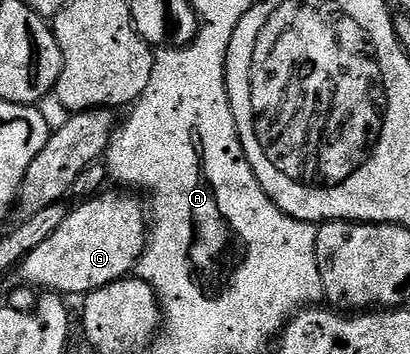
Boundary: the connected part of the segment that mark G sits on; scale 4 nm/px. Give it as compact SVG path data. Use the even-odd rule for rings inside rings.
M103 192L87 198L66 215L64 224L20 263L21 281L42 292L59 296L85 296L116 280L127 277L137 267L138 258L146 249L148 214L134 197L126 192ZM127 194L127 195L126 195ZM39 286L39 287L38 287Z

